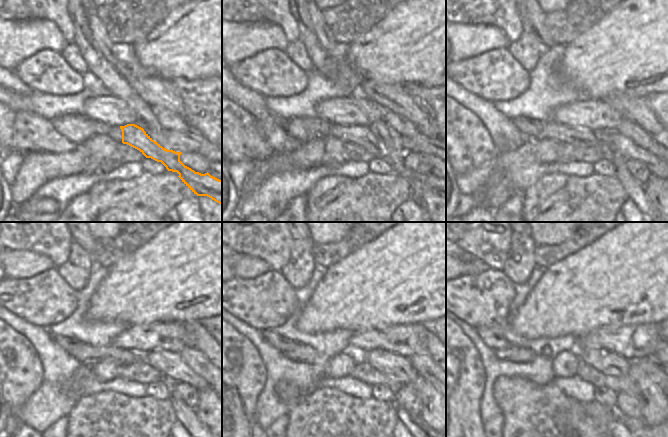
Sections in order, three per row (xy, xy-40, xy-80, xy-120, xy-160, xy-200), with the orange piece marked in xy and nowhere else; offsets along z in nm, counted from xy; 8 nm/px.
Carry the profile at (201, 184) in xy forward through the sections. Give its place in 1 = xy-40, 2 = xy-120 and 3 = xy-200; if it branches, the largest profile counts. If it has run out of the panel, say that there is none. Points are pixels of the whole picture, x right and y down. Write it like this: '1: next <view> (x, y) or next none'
1: next xy-40 (361, 136)
2: next xy-120 (85, 354)
3: next xy-200 (517, 354)

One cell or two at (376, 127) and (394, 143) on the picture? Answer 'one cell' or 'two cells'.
one cell

